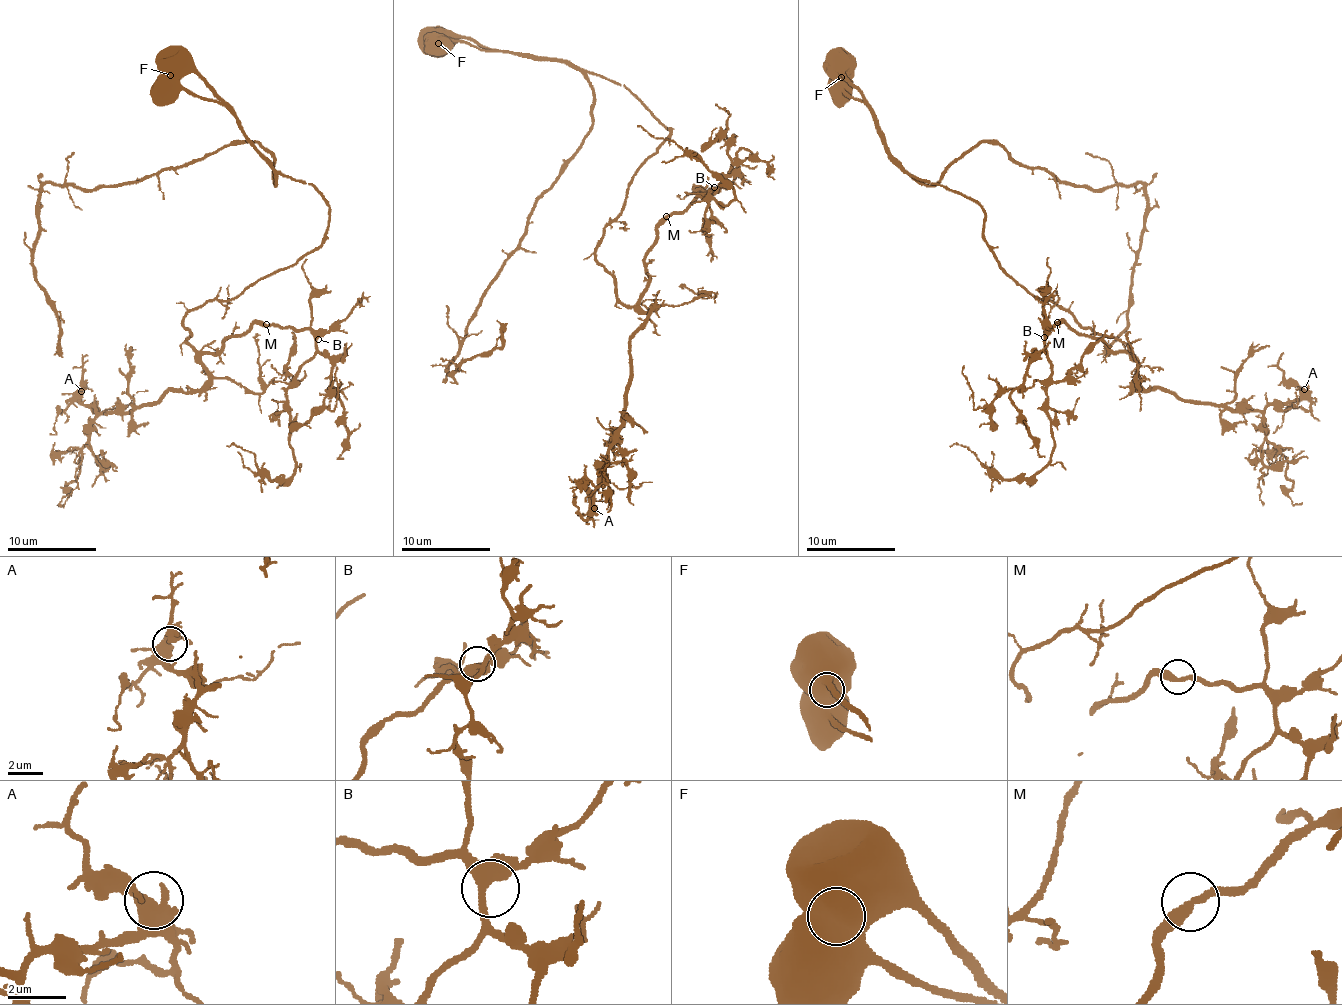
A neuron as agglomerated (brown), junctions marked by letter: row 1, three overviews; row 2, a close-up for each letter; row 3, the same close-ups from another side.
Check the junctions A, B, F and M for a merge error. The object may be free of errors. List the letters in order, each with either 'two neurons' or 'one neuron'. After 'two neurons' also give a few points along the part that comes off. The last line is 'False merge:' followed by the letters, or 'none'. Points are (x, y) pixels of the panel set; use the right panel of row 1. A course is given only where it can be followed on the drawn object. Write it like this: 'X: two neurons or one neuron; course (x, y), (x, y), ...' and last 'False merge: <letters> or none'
A: one neuron
B: one neuron
F: two neurons; course (842, 77), (861, 92), (893, 159), (927, 183), (987, 141), (1066, 183), (1143, 186), (1125, 331), (1097, 355)
M: one neuron
False merge: F

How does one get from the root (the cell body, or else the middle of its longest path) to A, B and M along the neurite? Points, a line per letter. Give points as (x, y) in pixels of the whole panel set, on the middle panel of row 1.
A: (671, 128), (595, 252), (616, 296), (655, 310), (630, 341), (623, 425), (599, 472), (594, 508)
B: (671, 128), (597, 248), (616, 296), (637, 301), (658, 228), (714, 187)
M: (671, 128), (632, 179), (595, 252), (627, 305), (646, 285), (645, 252), (667, 216)

